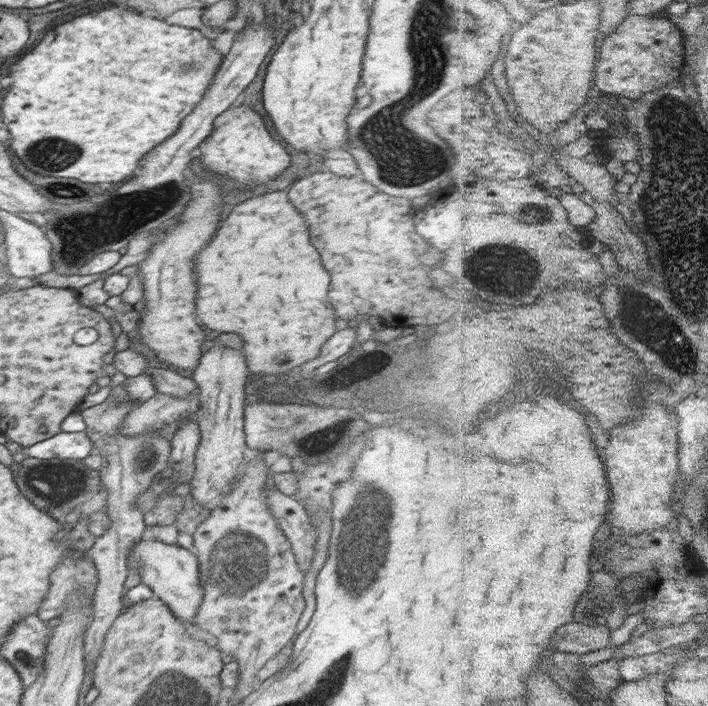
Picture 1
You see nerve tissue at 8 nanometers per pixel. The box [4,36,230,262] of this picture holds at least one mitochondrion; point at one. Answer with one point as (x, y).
(60, 155)

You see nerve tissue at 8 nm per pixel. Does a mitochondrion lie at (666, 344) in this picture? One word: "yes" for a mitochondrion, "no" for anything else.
yes

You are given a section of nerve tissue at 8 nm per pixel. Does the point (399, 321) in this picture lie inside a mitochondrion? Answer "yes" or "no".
no

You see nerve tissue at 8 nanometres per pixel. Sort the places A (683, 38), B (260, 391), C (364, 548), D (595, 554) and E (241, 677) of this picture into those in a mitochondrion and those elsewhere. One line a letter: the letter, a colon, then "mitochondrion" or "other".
A: other
B: other
C: mitochondrion
D: other
E: other

